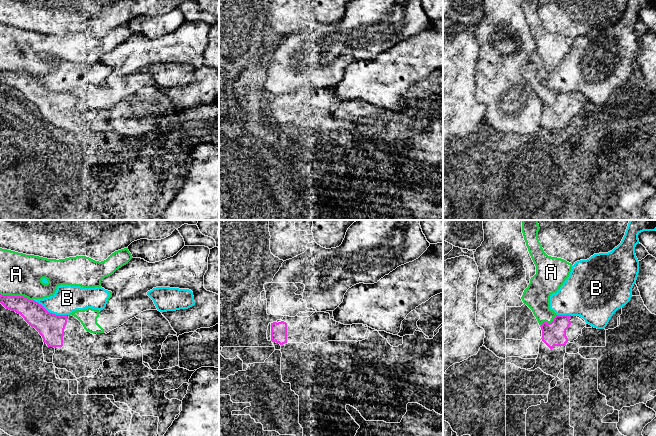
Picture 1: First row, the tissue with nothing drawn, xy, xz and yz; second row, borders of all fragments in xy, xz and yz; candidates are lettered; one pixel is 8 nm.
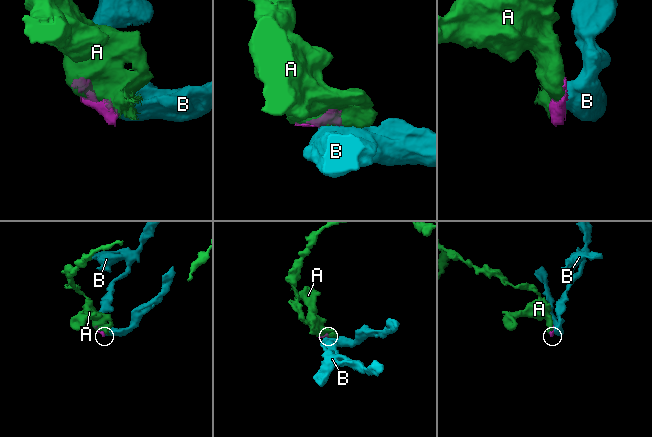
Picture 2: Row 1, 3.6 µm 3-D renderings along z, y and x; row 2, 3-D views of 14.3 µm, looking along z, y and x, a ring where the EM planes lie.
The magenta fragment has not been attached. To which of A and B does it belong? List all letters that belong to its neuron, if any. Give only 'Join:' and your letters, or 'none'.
Join: none

